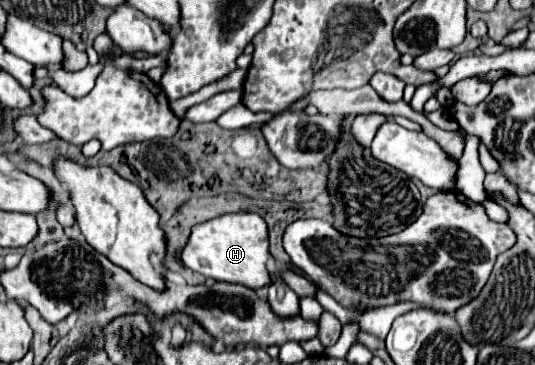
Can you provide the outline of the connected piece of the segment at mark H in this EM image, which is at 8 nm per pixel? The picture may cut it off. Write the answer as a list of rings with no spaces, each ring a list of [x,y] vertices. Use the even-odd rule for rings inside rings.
[[[230,213],[196,225],[182,253],[182,261],[204,277],[224,283],[240,283],[254,291],[270,285],[272,277],[266,267],[270,259],[272,253],[268,241],[268,225],[258,213]]]

